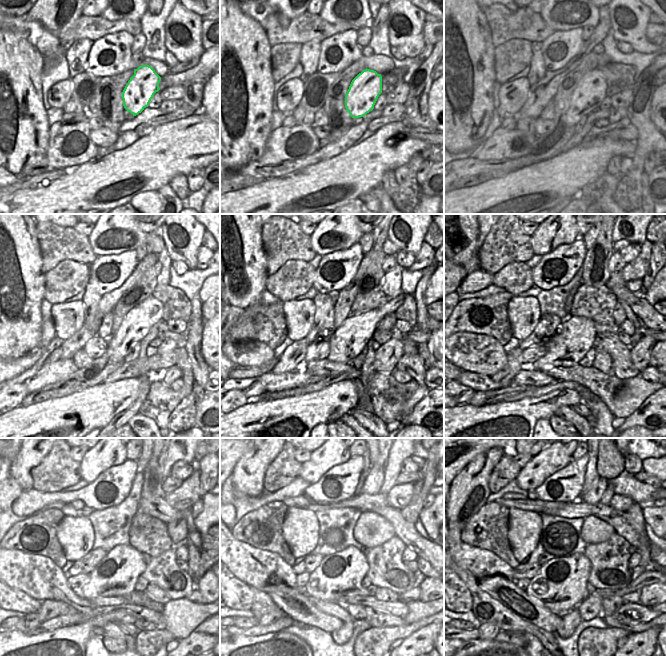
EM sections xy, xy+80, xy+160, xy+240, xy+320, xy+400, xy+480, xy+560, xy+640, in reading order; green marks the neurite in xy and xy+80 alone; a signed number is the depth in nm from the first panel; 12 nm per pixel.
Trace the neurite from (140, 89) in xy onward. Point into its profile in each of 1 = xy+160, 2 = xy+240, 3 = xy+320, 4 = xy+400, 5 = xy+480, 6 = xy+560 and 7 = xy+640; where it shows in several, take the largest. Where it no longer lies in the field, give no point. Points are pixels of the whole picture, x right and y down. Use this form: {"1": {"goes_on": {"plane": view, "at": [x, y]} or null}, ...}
{"1": {"goes_on": {"plane": "xy+160", "at": [590, 91]}}, "2": {"goes_on": {"plane": "xy+240", "at": [138, 321]}}, "3": {"goes_on": {"plane": "xy+320", "at": [349, 339]}}, "4": {"goes_on": {"plane": "xy+400", "at": [576, 336]}}, "5": {"goes_on": {"plane": "xy+480", "at": [117, 573]}}, "6": {"goes_on": {"plane": "xy+560", "at": [340, 574]}}, "7": {"goes_on": {"plane": "xy+640", "at": [560, 585]}}}

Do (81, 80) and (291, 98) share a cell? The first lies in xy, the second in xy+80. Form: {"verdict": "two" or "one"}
{"verdict": "two"}

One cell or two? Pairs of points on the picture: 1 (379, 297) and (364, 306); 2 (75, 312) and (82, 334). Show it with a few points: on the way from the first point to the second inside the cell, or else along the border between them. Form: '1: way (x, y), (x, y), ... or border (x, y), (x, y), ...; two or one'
1: way (375, 300), (368, 302); one
2: border (83, 324), (64, 341); two

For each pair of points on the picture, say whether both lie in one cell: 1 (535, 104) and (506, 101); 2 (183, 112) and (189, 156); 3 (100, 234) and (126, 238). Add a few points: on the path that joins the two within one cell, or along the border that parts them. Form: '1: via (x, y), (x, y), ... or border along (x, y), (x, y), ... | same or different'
1: border along (530, 86), (527, 100), (515, 115) | different
2: border along (193, 113), (161, 124) | different
3: via (106, 234), (120, 234) | same

